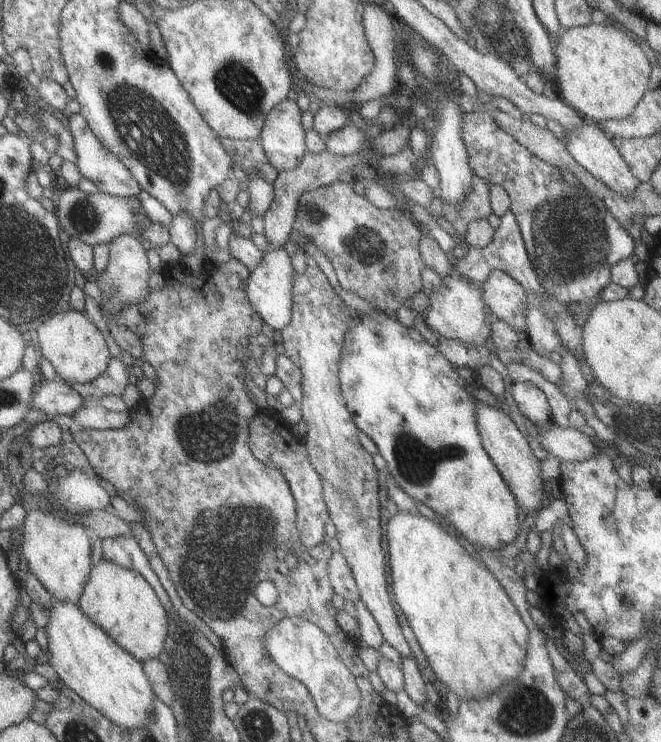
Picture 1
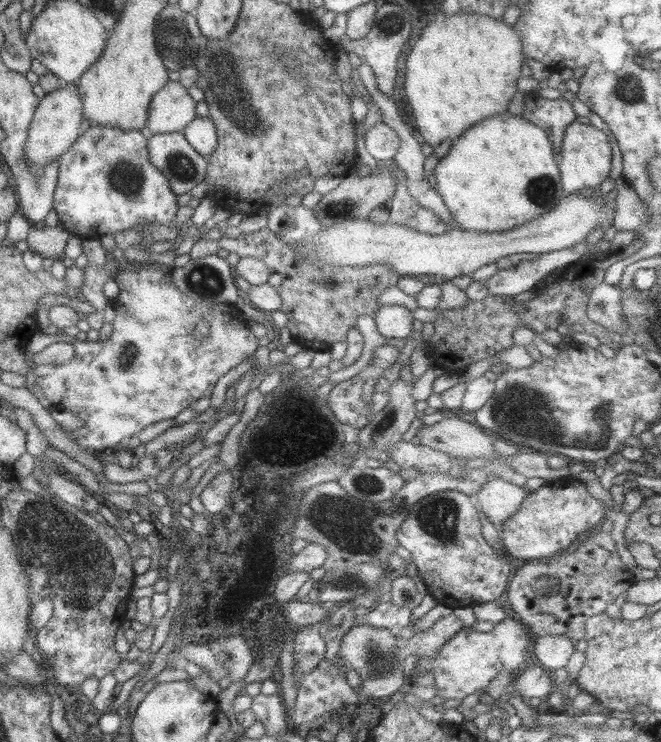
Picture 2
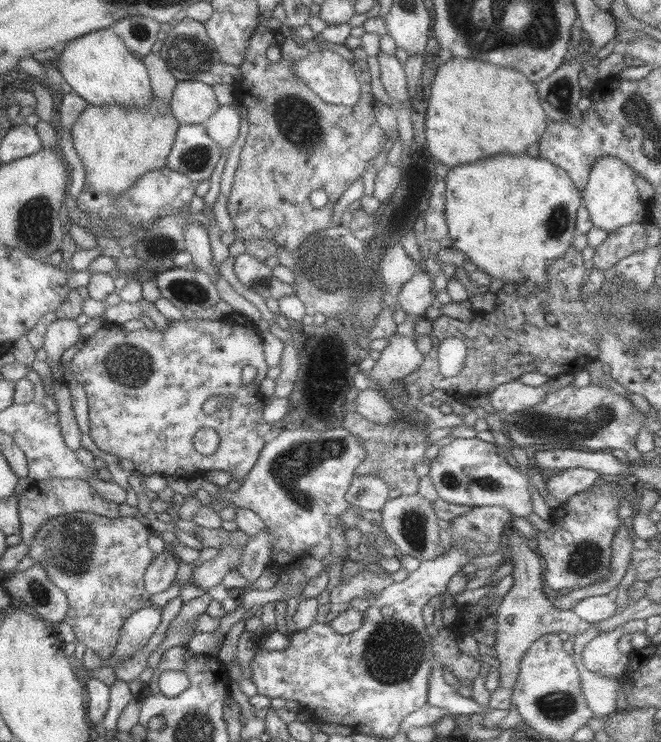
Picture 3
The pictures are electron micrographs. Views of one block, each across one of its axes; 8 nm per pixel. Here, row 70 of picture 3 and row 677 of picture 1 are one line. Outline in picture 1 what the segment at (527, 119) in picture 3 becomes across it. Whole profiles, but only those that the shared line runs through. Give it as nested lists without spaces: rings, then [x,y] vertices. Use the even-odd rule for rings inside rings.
[[[396,510],[393,516],[386,514],[386,517],[385,542],[391,594],[405,615],[436,679],[445,684],[446,690],[456,694],[459,701],[487,697],[495,693],[521,672],[525,648],[528,645],[528,628],[505,590],[482,562],[463,550],[457,536],[453,536],[449,528],[447,532],[419,512],[411,514]]]

